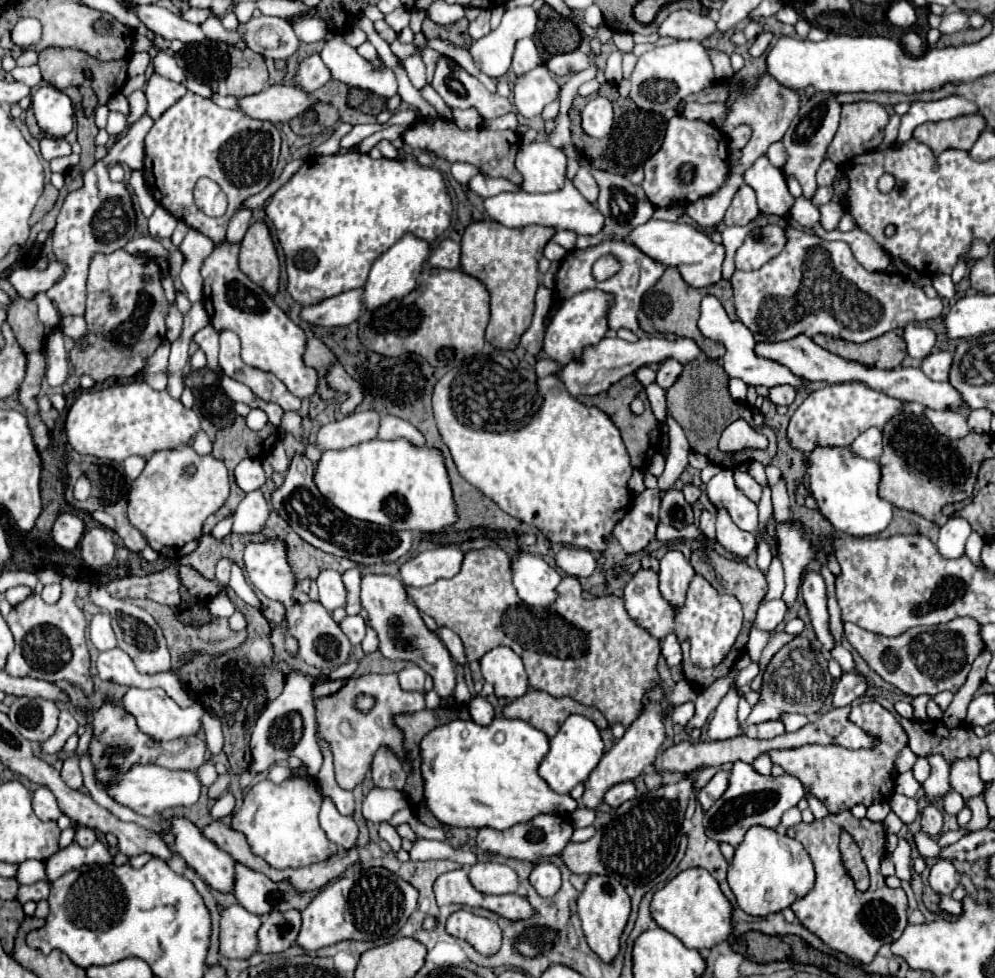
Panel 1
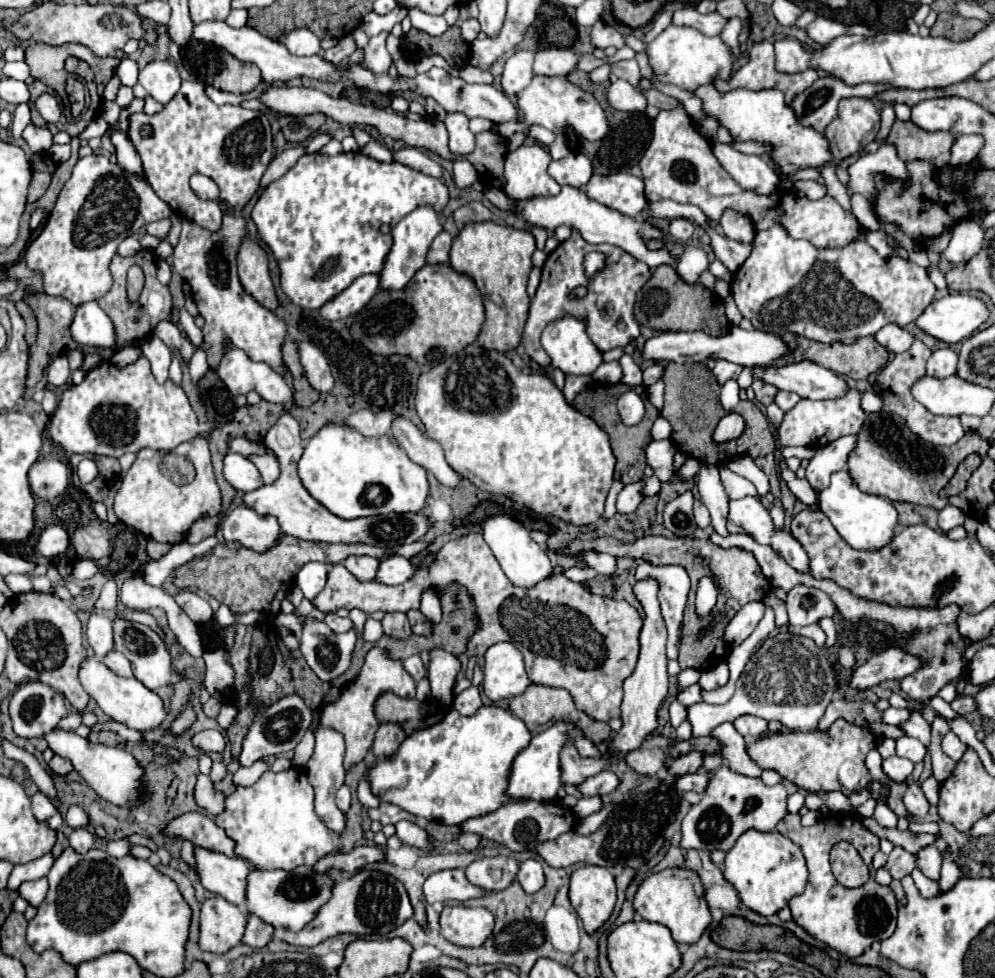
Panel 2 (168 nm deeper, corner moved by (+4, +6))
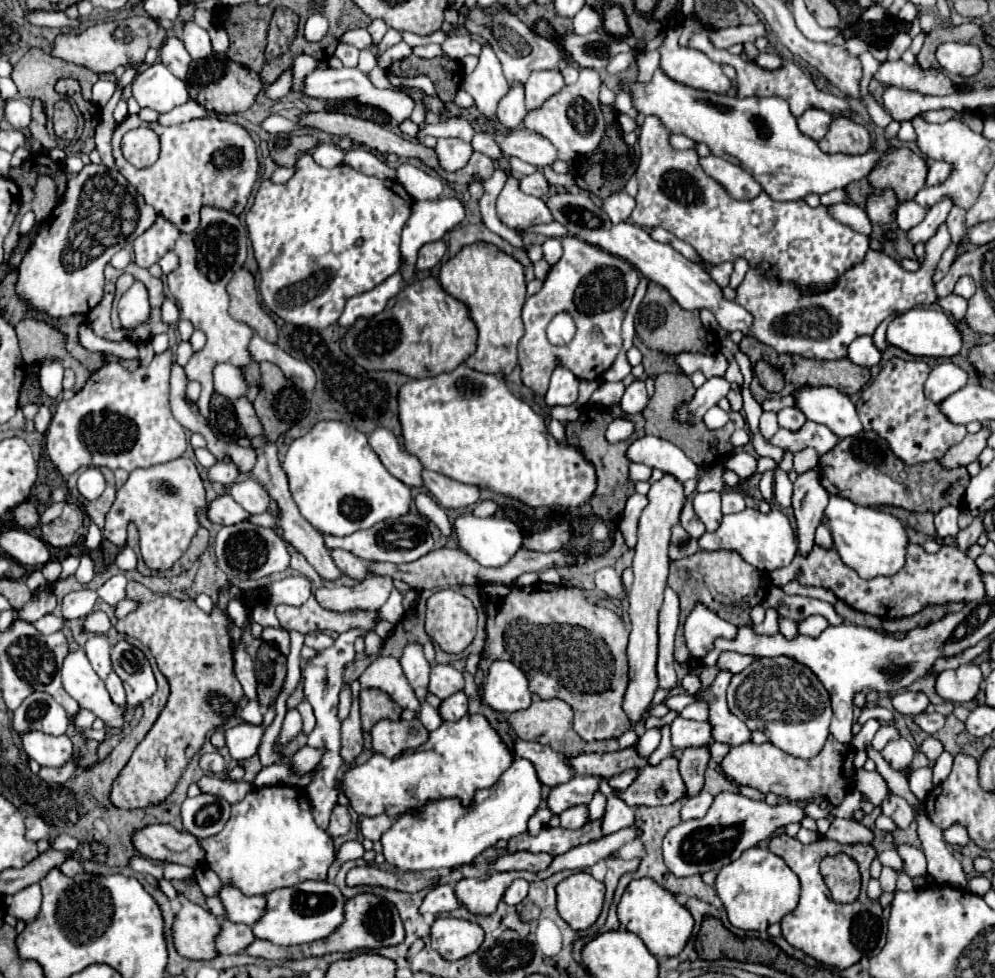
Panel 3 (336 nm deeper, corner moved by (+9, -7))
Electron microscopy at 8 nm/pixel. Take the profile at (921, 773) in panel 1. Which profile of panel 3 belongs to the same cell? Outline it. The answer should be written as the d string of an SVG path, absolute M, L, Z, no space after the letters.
M864 768L856 770L854 772L854 788L860 790L862 794L866 794L874 806L880 806L880 802L888 796L888 786L876 770L874 772L868 772Z

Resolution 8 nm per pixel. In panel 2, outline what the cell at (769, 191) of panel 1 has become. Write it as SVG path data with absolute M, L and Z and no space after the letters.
M713 143L713 155L743 189L749 189L761 195L771 195L777 191L779 177L765 159L757 155L739 153L725 143Z

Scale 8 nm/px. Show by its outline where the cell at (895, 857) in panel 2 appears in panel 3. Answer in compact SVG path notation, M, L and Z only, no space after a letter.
M882 868L882 874L880 874L880 886L884 892L896 892L896 870L892 868Z

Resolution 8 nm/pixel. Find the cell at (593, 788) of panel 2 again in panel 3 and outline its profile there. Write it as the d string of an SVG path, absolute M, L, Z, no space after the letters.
M572 776L570 782L558 784L546 798L546 808L552 814L562 814L566 808L576 804L588 804L598 790L598 778L594 776Z

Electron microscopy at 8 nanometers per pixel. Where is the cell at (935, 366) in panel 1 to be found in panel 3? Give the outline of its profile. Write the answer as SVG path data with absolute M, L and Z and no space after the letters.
M942 362L936 368L932 368L932 372L926 380L926 386L924 386L924 394L934 404L940 404L950 394L964 388L966 382L968 382L968 374L960 366L956 366L952 362Z

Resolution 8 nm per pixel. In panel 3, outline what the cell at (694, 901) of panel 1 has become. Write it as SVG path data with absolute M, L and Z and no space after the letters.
M650 878L632 880L624 890L616 912L618 912L620 924L626 926L628 932L638 934L644 940L646 948L656 958L678 956L686 946L694 928L694 918L690 916L690 912L682 904L678 904L668 890L664 890Z

